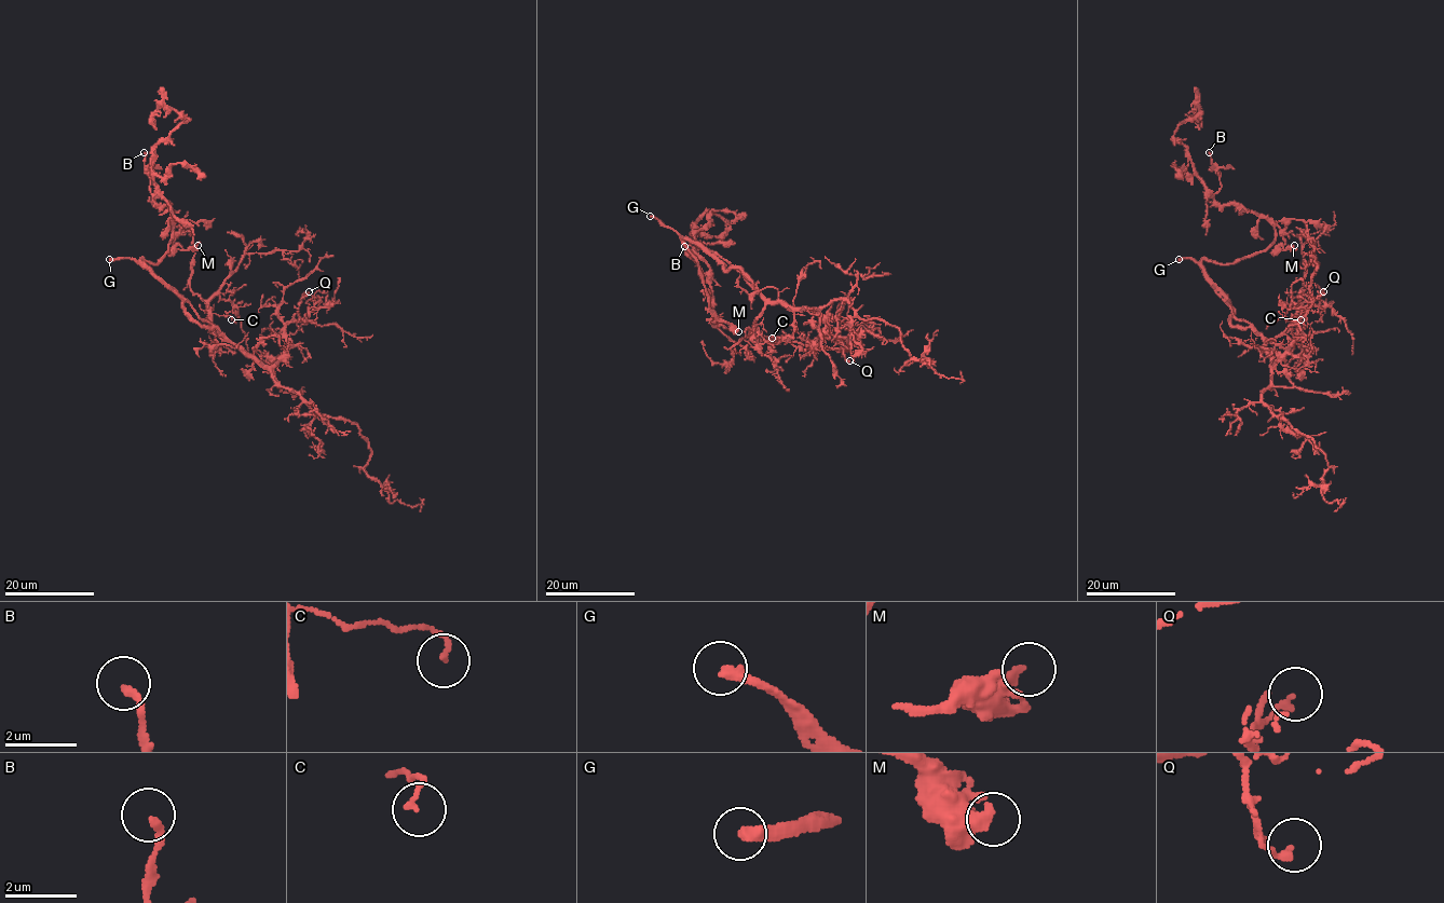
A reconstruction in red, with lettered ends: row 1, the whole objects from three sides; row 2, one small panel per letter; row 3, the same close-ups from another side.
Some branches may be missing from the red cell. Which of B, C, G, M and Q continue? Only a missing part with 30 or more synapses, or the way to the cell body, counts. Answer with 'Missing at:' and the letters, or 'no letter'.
Missing at: G

